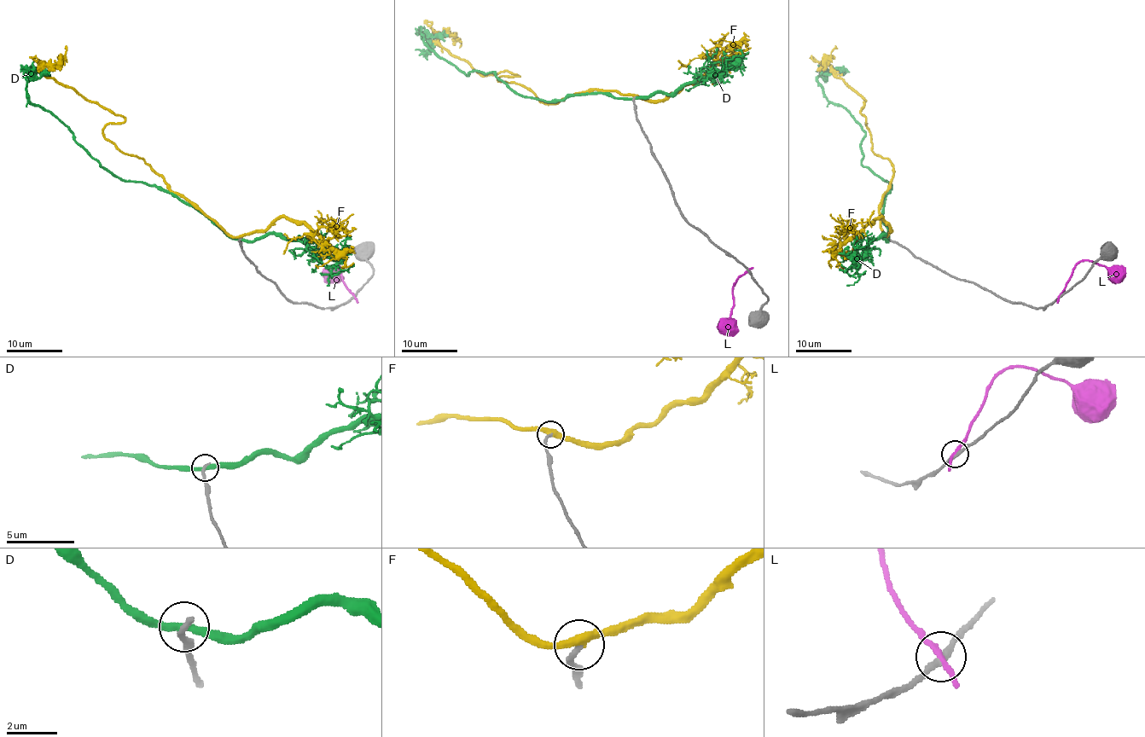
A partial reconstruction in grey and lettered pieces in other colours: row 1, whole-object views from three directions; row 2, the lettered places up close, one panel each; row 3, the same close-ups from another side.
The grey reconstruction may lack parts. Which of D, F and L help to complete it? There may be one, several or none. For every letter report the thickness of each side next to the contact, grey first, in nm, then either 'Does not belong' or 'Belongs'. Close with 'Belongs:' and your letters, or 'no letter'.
D: Thickness 280 nm (grey) against 280 nm. Does not belong
F: Thickness 200 nm (grey) against 400 nm. Belongs
L: Thickness 240 nm (grey) against 200 nm. Does not belong
Belongs: F

